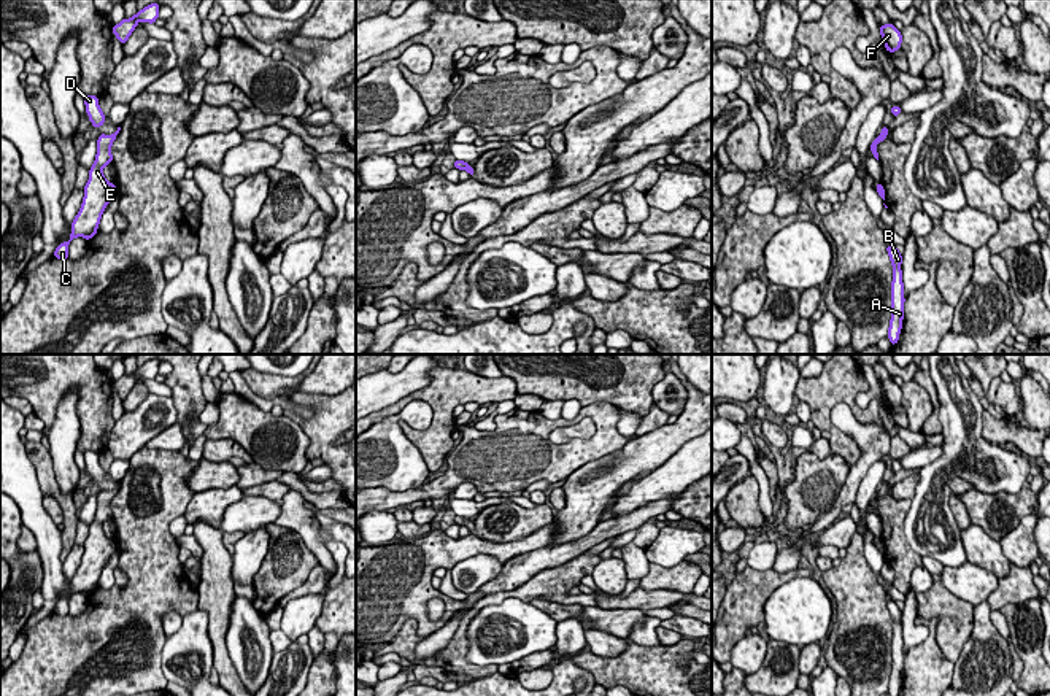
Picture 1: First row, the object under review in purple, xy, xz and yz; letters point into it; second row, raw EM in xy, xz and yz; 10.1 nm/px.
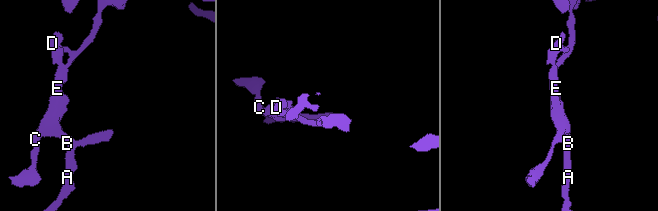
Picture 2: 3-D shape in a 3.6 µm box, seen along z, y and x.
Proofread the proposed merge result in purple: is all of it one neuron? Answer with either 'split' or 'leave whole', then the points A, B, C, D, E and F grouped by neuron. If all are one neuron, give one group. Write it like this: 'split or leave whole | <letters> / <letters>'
leave whole | A B C D E F

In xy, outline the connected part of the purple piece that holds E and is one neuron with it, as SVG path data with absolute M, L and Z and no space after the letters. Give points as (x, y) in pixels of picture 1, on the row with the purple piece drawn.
M121 127L113 135L100 133L97 140L97 154L94 165L89 170L89 181L84 186L84 197L76 218L71 221L70 238L57 245L54 257L60 261L68 259L68 245L76 237L84 237L87 242L97 235L102 215L108 202L116 195L114 183L110 183L103 176L103 167L111 164L111 145L116 140Z

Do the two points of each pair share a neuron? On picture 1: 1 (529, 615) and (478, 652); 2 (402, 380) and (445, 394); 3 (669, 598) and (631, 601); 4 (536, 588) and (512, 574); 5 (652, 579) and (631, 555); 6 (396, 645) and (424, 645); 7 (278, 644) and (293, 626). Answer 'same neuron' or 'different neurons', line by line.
1: same neuron
2: different neurons
3: same neuron
4: different neurons
5: different neurons
6: different neurons
7: different neurons

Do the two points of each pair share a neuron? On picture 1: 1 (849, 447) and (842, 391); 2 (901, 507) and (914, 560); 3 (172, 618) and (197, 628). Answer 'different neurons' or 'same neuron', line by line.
1: same neuron
2: same neuron
3: different neurons

